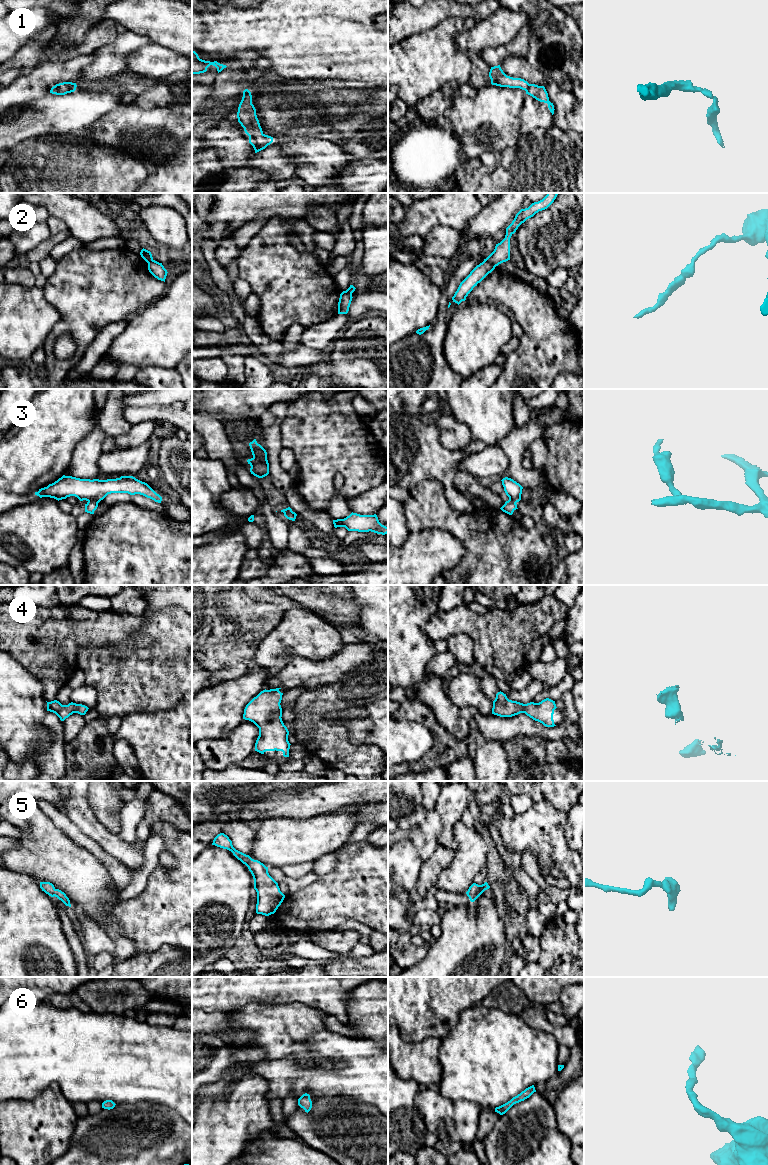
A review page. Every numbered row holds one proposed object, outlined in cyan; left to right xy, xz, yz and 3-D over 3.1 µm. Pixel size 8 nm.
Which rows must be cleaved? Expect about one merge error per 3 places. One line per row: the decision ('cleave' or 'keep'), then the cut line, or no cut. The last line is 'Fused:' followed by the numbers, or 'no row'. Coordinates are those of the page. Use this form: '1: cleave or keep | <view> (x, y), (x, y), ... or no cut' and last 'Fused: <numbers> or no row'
1: keep | no cut
2: cleave | yz (485, 259), (494, 267)
3: cleave | xy (88, 500), (94, 500), (97, 503)
4: keep | no cut
5: keep | no cut
6: keep | no cut
Fused: 2, 3

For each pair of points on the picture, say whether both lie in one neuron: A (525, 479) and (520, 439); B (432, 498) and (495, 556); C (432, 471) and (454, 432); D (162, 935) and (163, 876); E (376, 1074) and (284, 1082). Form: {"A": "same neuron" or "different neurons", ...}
{"A": "same neuron", "B": "same neuron", "C": "different neurons", "D": "same neuron", "E": "same neuron"}

